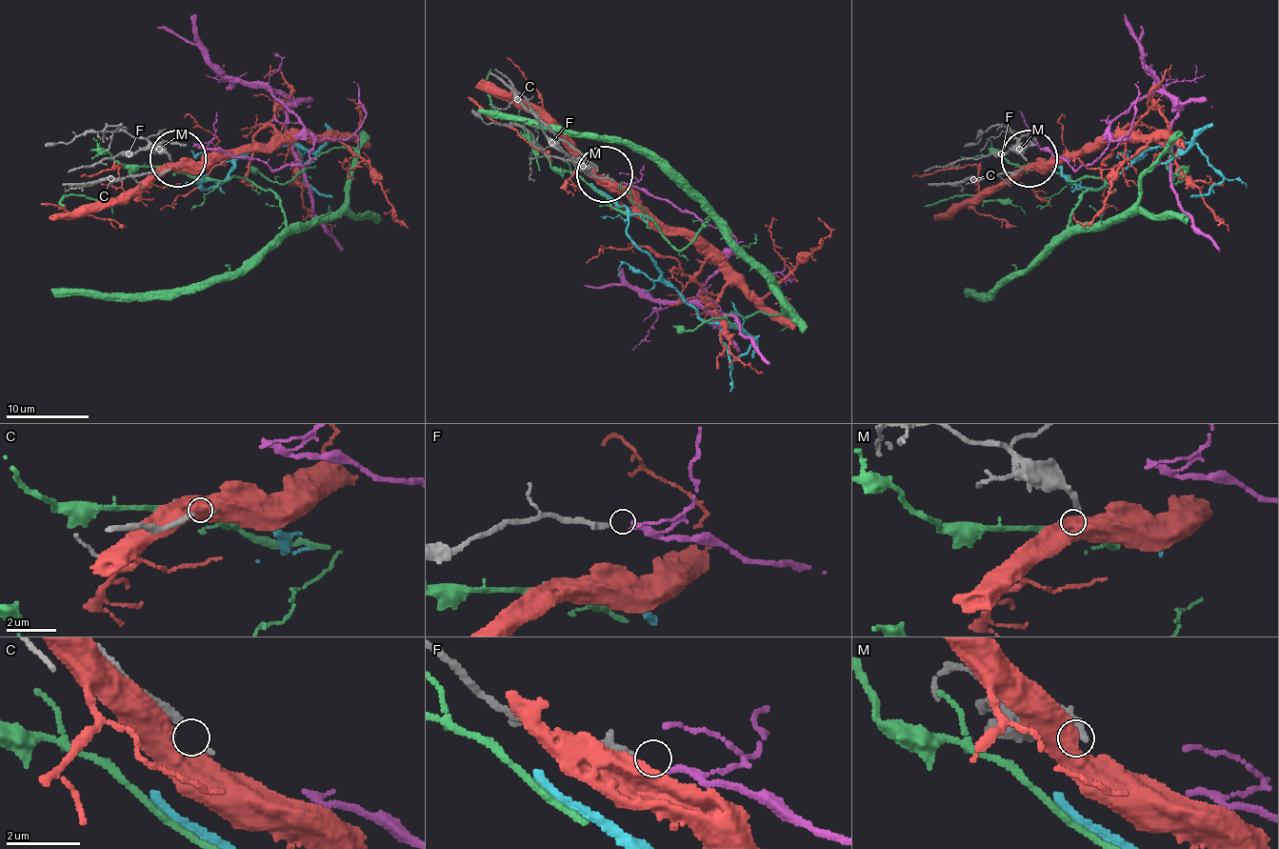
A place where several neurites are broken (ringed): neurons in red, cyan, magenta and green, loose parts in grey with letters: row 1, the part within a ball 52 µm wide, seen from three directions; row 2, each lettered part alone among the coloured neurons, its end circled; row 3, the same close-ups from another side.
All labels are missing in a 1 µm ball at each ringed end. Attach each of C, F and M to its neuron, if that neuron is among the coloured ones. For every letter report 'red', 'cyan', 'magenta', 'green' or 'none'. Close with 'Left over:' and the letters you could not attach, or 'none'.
C: none
F: magenta
M: red
Left over: C

